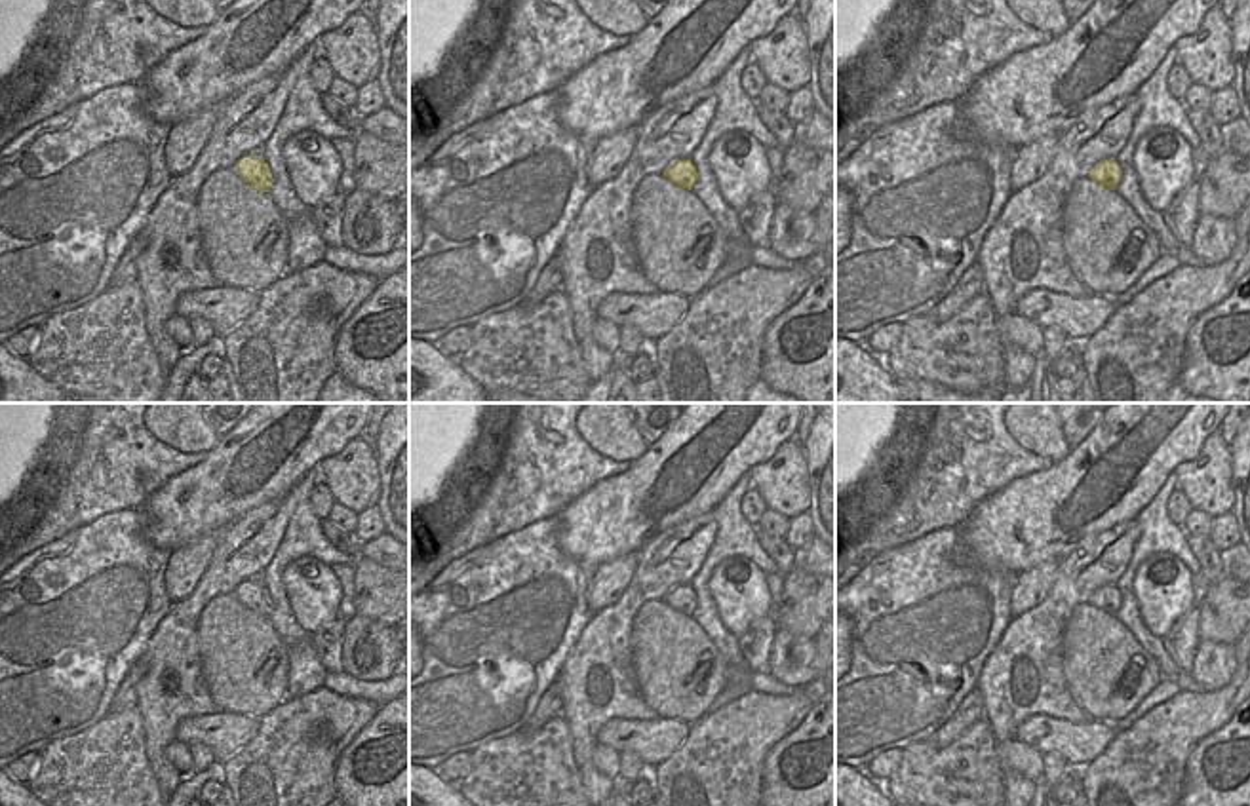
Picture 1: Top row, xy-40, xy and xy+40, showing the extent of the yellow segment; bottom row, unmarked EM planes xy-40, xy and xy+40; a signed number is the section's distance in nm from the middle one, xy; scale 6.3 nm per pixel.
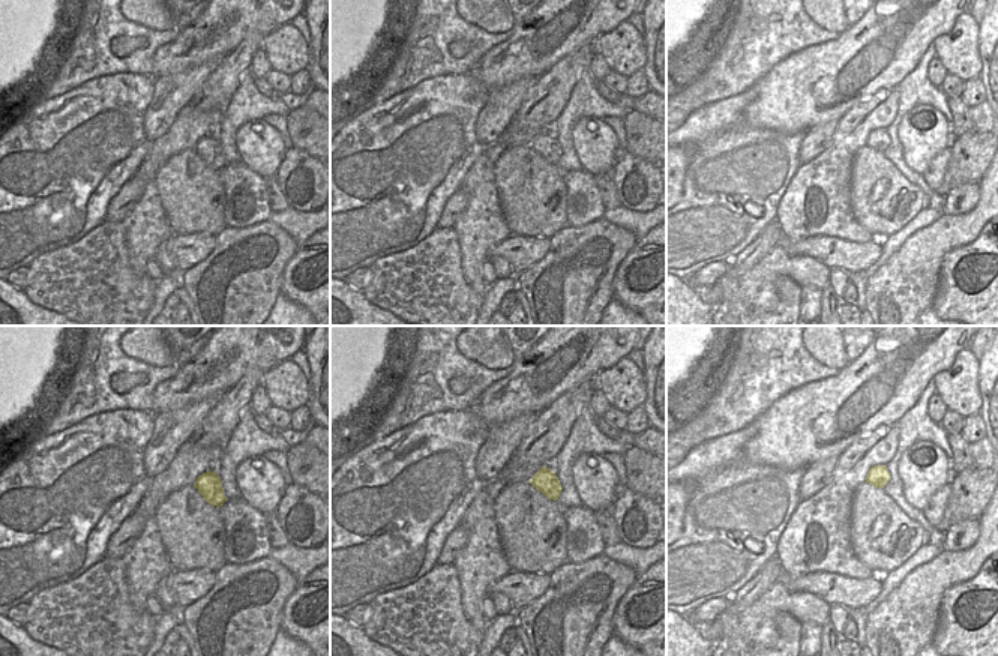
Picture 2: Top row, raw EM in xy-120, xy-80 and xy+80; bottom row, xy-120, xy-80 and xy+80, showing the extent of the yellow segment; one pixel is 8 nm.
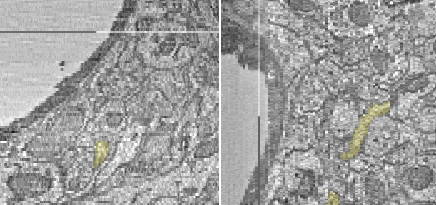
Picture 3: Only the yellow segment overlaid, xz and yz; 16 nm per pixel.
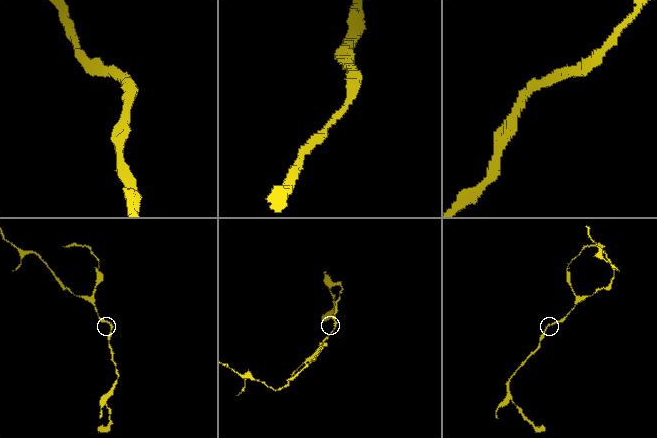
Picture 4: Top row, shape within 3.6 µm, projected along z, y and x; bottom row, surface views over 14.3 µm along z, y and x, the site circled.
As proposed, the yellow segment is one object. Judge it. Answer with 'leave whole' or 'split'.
leave whole

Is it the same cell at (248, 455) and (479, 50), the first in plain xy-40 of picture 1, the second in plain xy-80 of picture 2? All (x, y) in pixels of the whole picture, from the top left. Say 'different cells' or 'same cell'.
different cells

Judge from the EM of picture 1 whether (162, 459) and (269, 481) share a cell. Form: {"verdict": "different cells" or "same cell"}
{"verdict": "different cells"}

